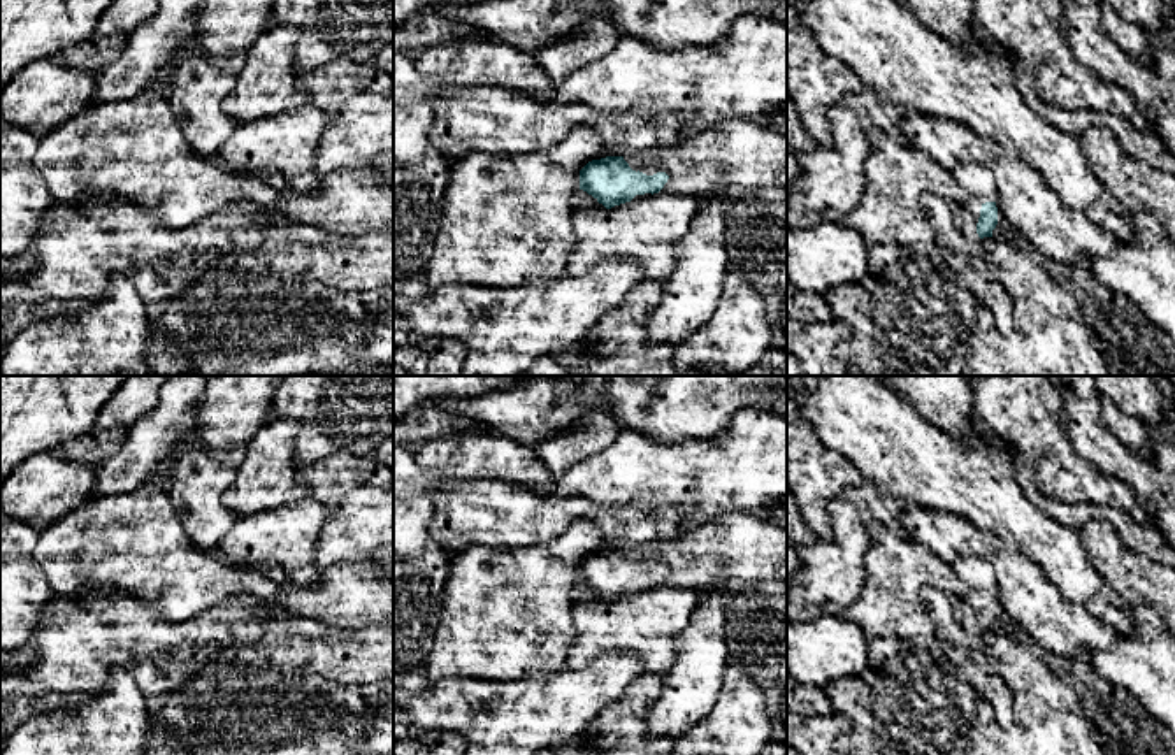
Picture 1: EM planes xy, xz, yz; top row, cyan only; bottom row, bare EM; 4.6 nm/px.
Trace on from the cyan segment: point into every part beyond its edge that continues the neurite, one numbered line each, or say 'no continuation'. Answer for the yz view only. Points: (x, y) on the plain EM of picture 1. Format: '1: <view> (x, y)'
1: yz (975, 571)

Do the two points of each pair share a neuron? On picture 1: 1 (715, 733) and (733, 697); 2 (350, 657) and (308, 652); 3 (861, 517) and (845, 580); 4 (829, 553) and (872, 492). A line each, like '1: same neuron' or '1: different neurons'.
1: same neuron
2: same neuron
3: same neuron
4: same neuron

